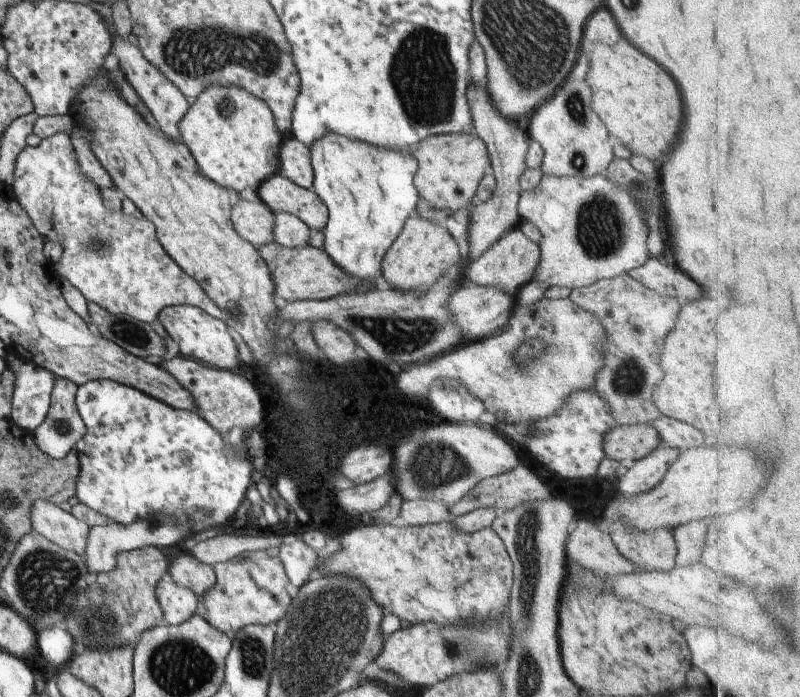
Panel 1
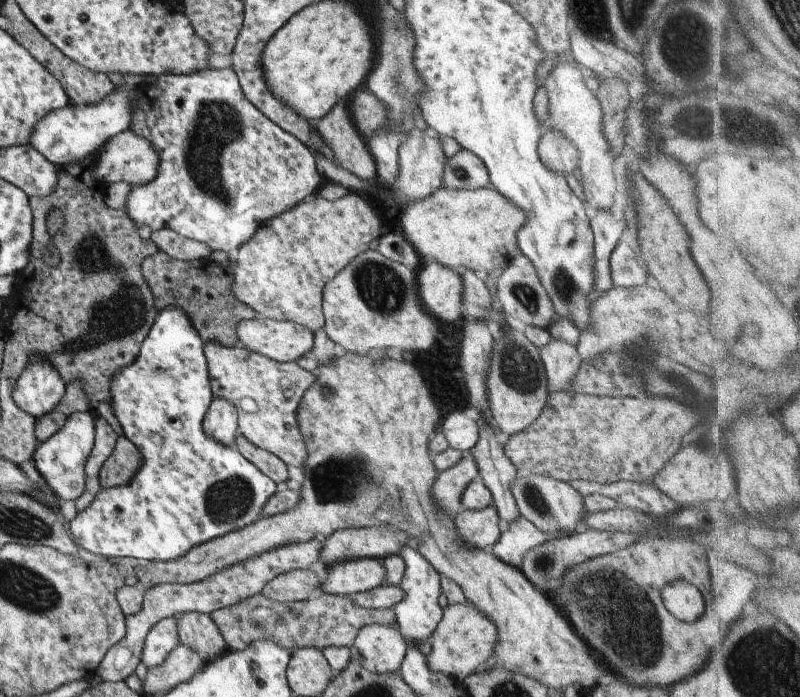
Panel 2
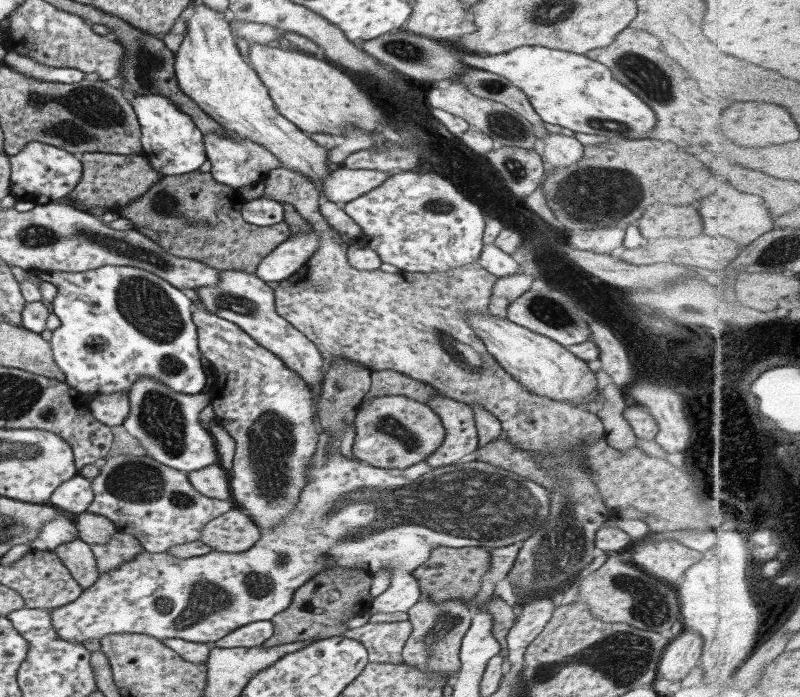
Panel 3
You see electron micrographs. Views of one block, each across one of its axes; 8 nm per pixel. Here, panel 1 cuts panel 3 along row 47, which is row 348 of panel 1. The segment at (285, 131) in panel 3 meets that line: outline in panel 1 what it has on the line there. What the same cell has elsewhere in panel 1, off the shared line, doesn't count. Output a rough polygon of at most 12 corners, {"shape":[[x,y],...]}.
{"shape":[[189,305],[157,318],[179,355],[226,371],[240,364],[221,319]]}

